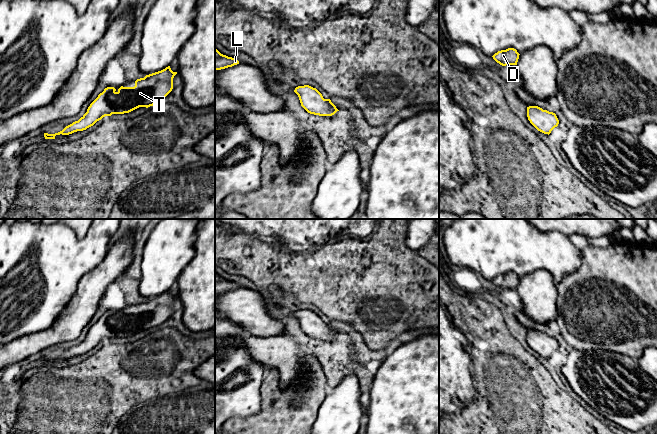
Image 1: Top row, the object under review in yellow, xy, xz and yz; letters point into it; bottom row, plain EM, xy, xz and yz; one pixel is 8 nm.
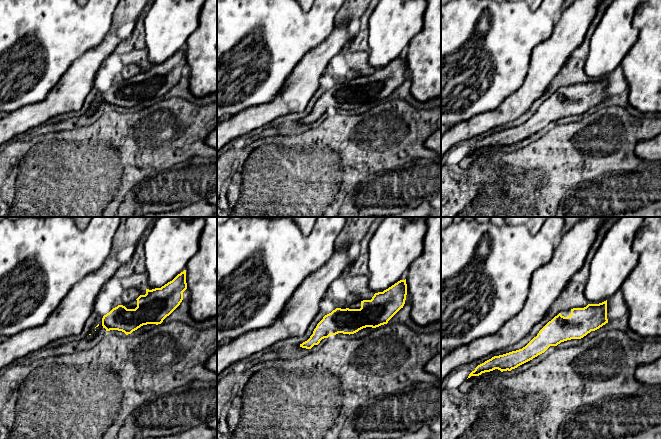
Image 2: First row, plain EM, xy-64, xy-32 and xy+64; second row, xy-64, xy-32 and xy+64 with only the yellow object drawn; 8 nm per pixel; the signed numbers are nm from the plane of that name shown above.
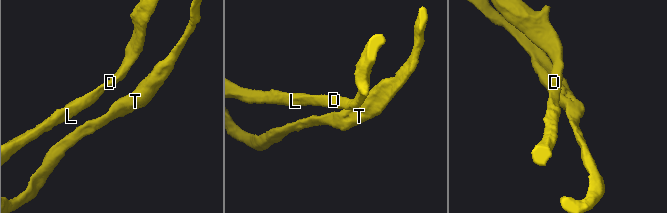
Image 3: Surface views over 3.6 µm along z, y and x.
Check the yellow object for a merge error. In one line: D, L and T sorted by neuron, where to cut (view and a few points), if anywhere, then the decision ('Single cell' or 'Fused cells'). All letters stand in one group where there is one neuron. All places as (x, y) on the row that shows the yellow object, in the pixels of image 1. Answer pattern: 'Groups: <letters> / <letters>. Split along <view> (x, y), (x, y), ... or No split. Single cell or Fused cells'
Groups: D L T. No split. Single cell

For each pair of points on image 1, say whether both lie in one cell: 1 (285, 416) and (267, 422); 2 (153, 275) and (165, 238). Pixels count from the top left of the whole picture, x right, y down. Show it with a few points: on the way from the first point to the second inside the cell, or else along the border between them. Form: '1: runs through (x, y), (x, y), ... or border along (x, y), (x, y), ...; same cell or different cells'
1: runs through (281, 420), (279, 422), (271, 422); same cell
2: runs through (161, 266), (165, 256), (165, 247); same cell

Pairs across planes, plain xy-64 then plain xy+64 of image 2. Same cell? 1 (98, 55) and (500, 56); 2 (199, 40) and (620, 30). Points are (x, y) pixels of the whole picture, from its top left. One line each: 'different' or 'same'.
1: different
2: different

